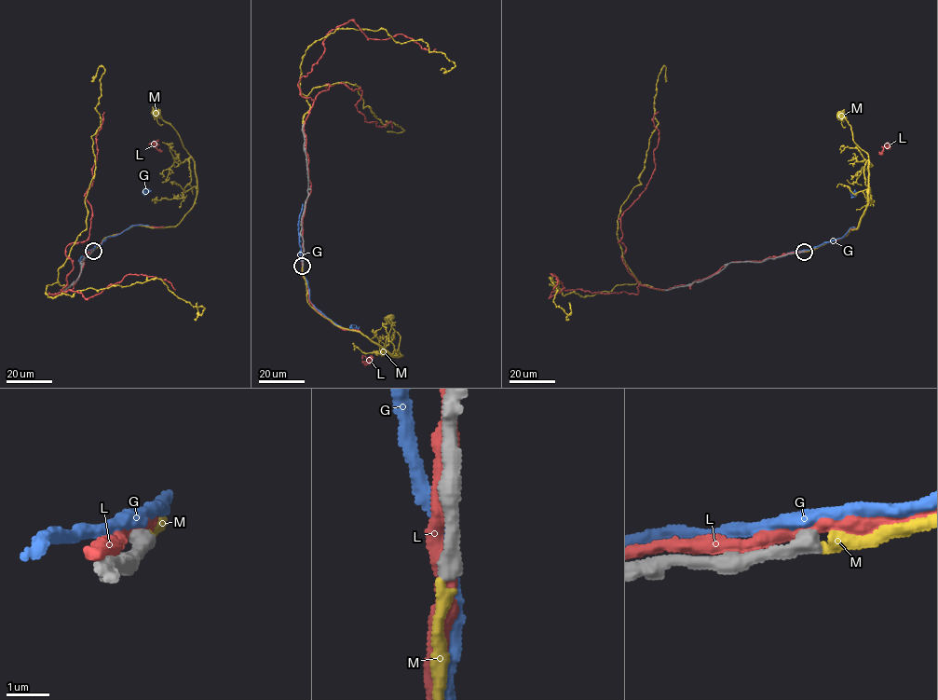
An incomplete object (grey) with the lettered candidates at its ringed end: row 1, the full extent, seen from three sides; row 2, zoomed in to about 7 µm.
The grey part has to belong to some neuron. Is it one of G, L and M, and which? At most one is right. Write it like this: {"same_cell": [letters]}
{"same_cell": ["M"]}

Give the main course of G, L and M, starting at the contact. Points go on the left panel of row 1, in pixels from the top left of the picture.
G: (93, 249), (109, 237), (116, 236), (132, 226), (142, 224), (146, 187)
L: (93, 250), (81, 261), (74, 285), (48, 294), (71, 290), (86, 298), (128, 274), (165, 280), (175, 290)
M: (93, 251), (105, 238), (134, 226), (174, 226), (196, 199), (195, 161), (175, 130), (156, 113)

